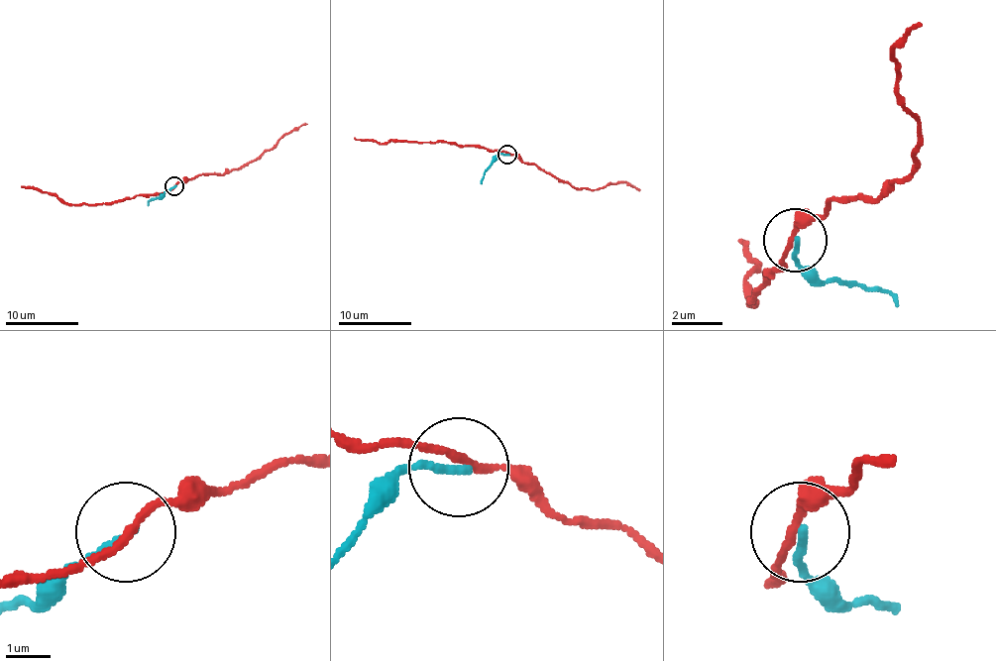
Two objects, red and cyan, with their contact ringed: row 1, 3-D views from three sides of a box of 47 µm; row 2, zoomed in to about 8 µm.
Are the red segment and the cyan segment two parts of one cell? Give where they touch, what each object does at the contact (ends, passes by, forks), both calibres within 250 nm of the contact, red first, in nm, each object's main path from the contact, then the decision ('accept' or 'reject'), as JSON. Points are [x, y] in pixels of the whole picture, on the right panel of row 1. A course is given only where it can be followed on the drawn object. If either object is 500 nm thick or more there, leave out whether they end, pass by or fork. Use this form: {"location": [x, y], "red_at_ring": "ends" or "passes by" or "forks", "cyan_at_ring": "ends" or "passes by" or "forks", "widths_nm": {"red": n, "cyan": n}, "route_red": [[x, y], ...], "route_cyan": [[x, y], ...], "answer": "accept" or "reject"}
{"location": [795, 240], "red_at_ring": "passes by", "cyan_at_ring": "ends", "widths_nm": {"red": 170, "cyan": 190}, "route_red": [[791, 239], [829, 200], [873, 200], [918, 163], [918, 125], [892, 61], [892, 49], [924, 23]], "route_cyan": [[797, 239], [797, 258], [823, 283], [886, 289], [898, 308]], "answer": "reject"}

